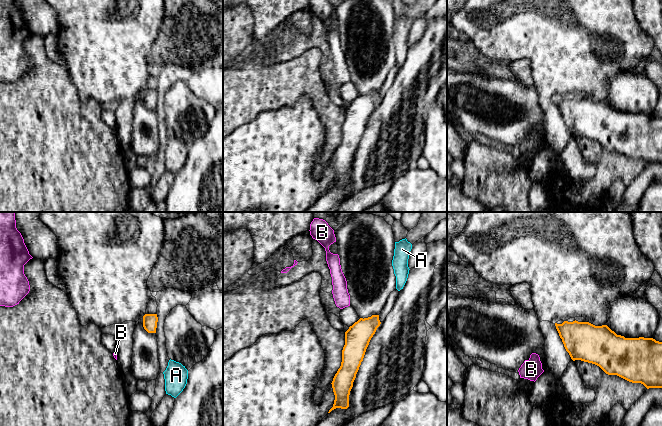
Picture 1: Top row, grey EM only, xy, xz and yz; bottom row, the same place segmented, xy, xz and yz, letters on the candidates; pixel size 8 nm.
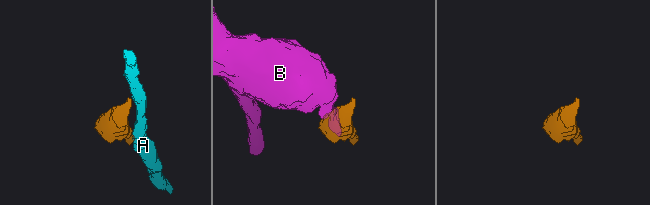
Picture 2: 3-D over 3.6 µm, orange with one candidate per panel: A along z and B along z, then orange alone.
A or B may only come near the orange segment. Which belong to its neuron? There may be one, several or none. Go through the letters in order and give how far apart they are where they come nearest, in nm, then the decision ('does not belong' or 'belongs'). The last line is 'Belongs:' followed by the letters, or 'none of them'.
A: 240 nm apart; does not belong
B: 140 nm apart; does not belong
Belongs: none of them

